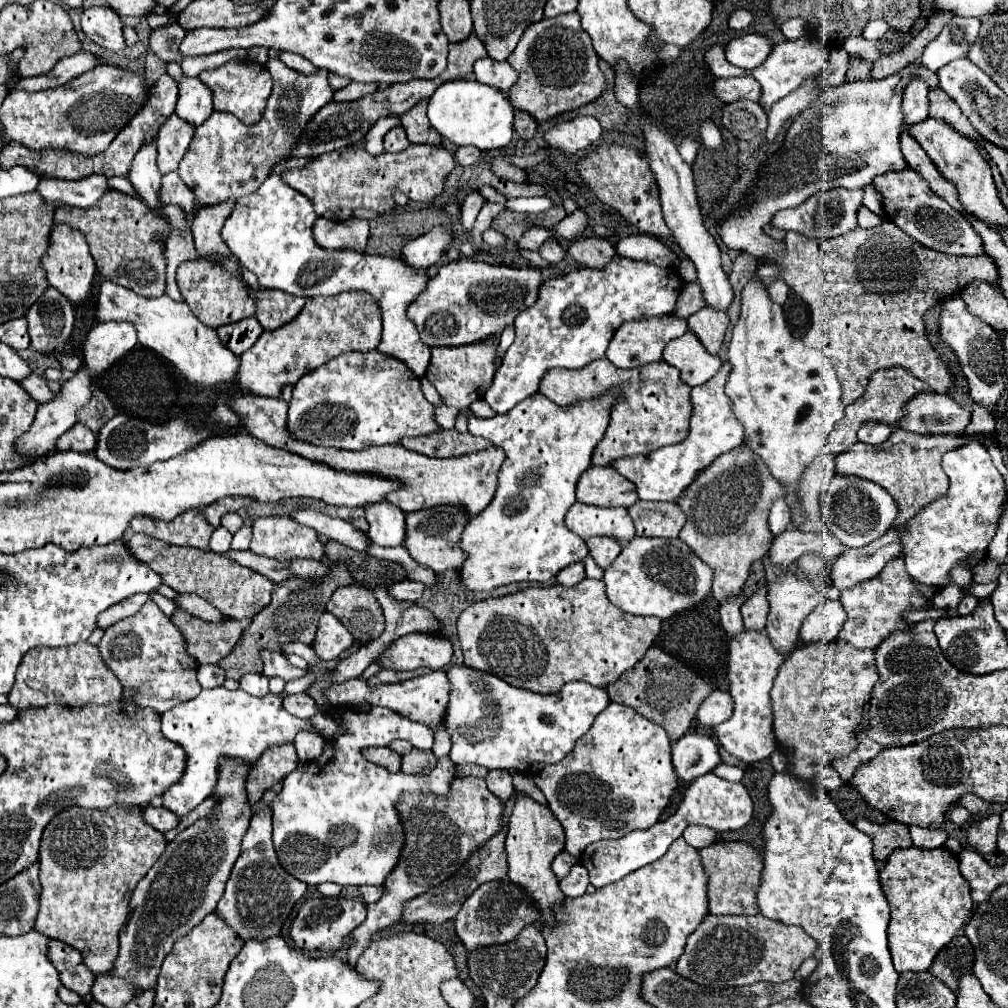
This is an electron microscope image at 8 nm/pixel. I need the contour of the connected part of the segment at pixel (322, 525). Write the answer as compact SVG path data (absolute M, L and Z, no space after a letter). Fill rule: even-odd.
M298 508L298 510L294 510L294 514L290 514L290 518L304 526L314 528L318 534L322 534L330 540L338 540L360 552L366 550L366 536L362 532L354 530L354 526L350 526L350 522L332 518L328 514L320 514L314 508Z

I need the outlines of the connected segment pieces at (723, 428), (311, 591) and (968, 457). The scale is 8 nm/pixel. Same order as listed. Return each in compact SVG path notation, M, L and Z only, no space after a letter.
M724 362L722 370L710 382L692 388L692 420L690 420L690 434L684 442L660 448L656 452L650 452L646 456L634 456L634 458L622 458L618 462L612 462L612 466L632 480L636 484L640 500L660 500L660 502L674 502L682 490L694 480L696 472L708 466L718 454L724 454L744 442L744 430L742 424L734 418L730 400L726 398L724 386L726 386L726 374L730 374L730 364Z
M328 558L324 562L326 562L326 566L330 566L330 574L326 578L288 578L282 584L280 582L274 584L272 602L252 618L252 624L244 630L234 652L218 664L220 668L224 668L226 678L238 680L246 672L262 672L262 660L258 656L258 652L262 648L280 652L280 644L284 644L284 642L312 644L312 640L316 636L318 620L326 612L326 602L330 600L334 590L340 586L354 584L354 578L346 570L346 566L336 564L336 562L332 564L332 562L328 562Z
M978 440L946 452L942 468L950 478L948 494L928 504L914 518L910 518L910 528L902 538L906 572L914 580L928 586L946 586L950 582L950 566L954 566L956 562L970 560L972 564L978 564L984 558L990 544L986 542L986 506L994 510L994 522L998 522L1000 506L1006 496L1004 478L996 470L988 450Z

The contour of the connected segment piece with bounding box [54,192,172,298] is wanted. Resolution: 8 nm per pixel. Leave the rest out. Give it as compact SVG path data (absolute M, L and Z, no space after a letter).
M108 192L98 200L92 208L58 208L54 214L56 222L64 222L68 226L78 228L88 244L90 252L96 260L98 272L124 286L134 290L140 296L152 298L162 296L166 292L166 240L172 232L172 228L152 210L146 210L146 206L122 192Z

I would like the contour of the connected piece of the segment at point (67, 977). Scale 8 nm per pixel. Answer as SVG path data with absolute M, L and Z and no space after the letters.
M78 964L74 968L64 970L60 974L60 980L72 992L76 992L80 996L86 996L86 994L90 994L90 988L94 984L94 972L86 964Z

